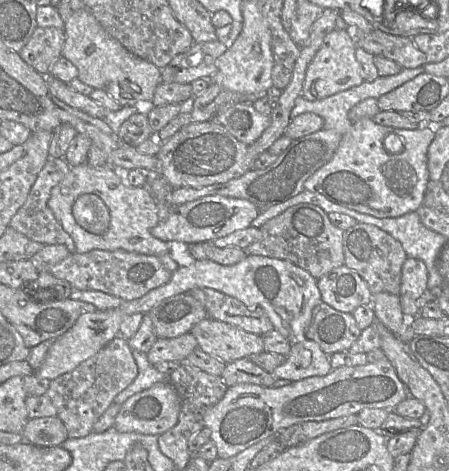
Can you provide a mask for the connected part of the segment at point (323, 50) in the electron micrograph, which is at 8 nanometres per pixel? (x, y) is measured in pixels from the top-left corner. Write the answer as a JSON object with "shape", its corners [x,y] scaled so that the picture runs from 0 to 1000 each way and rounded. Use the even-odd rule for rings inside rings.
{"shape":[[[780,59],[737,66],[684,144],[673,204],[688,214],[704,214],[806,178],[806,146],[791,110],[793,83]]]}

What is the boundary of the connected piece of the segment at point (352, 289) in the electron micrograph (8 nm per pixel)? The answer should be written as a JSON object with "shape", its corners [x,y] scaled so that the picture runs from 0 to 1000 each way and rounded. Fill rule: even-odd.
{"shape":[[[771,563],[744,569],[706,592],[706,607],[722,643],[771,667],[829,643],[829,622],[815,597]]]}

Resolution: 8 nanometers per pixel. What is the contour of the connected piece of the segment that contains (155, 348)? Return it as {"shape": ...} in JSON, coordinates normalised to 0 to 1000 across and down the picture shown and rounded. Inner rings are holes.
{"shape":[[[423,705],[392,718],[350,718],[327,749],[327,762],[339,775],[365,766],[405,771],[439,737],[439,724]]]}

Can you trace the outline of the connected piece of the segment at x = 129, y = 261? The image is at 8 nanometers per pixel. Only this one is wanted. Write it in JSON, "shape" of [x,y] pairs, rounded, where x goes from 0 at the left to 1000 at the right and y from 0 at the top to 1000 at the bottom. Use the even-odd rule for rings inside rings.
{"shape":[[[276,531],[160,537],[131,558],[87,569],[98,569],[120,588],[149,597],[163,614],[225,618],[278,639],[312,633],[370,603],[381,590],[381,577],[367,571],[356,546]]]}

